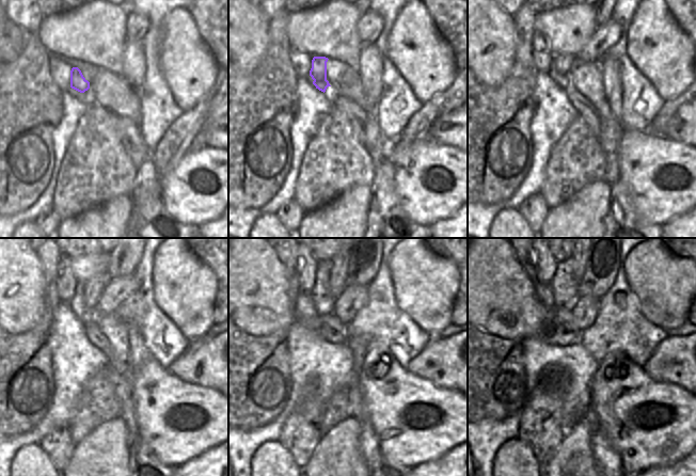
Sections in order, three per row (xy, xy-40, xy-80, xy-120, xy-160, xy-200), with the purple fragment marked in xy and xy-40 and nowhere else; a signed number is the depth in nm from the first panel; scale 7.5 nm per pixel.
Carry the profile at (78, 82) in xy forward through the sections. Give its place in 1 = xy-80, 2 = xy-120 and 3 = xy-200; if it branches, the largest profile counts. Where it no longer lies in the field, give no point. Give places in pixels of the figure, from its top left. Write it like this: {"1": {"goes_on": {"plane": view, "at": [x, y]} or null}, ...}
{"1": {"goes_on": {"plane": "xy-80", "at": [560, 64]}}, "2": {"goes_on": {"plane": "xy-120", "at": [83, 303]}}, "3": {"goes_on": {"plane": "xy-200", "at": [570, 269]}}}

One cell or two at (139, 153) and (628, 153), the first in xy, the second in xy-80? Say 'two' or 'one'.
two

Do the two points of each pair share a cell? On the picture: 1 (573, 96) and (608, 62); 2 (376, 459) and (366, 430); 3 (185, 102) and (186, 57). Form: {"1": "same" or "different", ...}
{"1": "different", "2": "same", "3": "same"}

